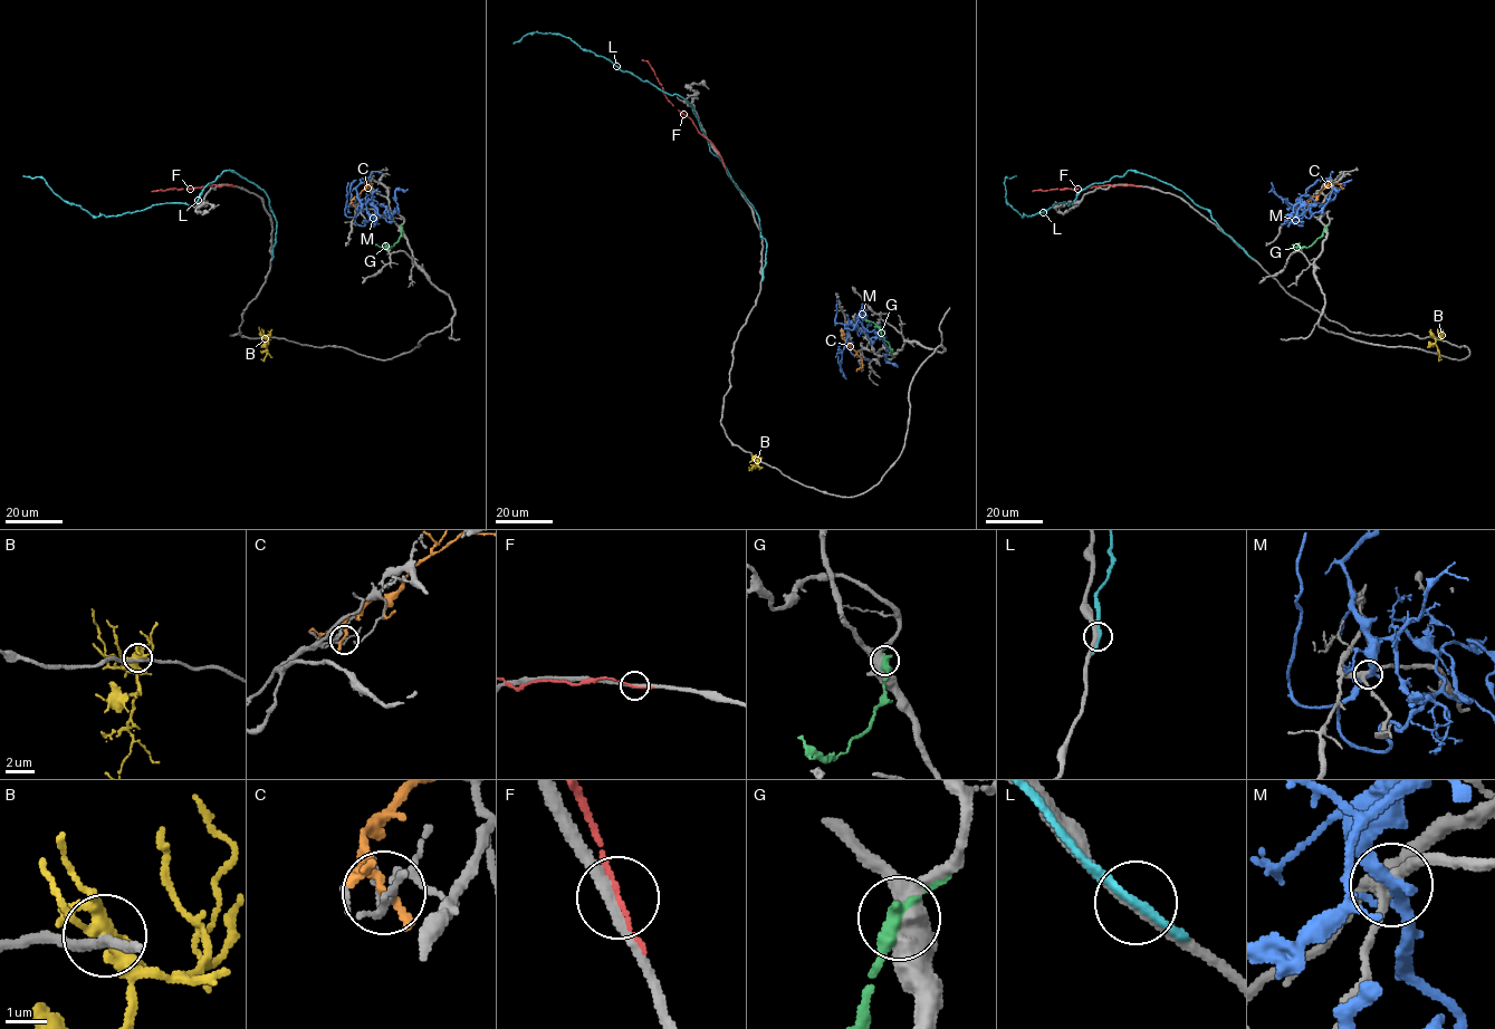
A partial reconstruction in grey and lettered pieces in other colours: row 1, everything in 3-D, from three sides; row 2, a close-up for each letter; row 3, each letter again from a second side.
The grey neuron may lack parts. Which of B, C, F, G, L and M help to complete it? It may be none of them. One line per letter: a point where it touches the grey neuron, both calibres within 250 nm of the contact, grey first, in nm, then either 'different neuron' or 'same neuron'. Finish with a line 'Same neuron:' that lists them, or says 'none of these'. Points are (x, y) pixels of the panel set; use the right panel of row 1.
B: meets grey at (1434, 336); 260 nm thick on the grey side, 440 nm on the other; different neuron
C: meets grey at (1307, 204); 90 nm thick on the grey side, 280 nm on the other; different neuron
F: meets grey at (1137, 186); 280 nm thick on the grey side, 110 nm on the other; different neuron
G: meets grey at (1325, 228); 600 nm thick on the grey side, 360 nm on the other; different neuron
L: meets grey at (1251, 257); 280 nm thick on the grey side, 190 nm on the other; different neuron
M: meets grey at (1296, 211); 280 nm thick on the grey side, 320 nm on the other; different neuron
Same neuron: none of these

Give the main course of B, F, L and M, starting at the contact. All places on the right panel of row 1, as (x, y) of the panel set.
B: (1434, 336), (1441, 358)
F: (1137, 185), (1109, 184), (1032, 192)
L: (1249, 257), (1207, 210), (1153, 178), (1131, 170), (1023, 217), (1005, 198), (1005, 179), (1016, 175)
M: (1296, 210), (1299, 202), (1301, 205), (1311, 204), (1305, 215), (1310, 218), (1326, 203), (1333, 190), (1340, 189)

